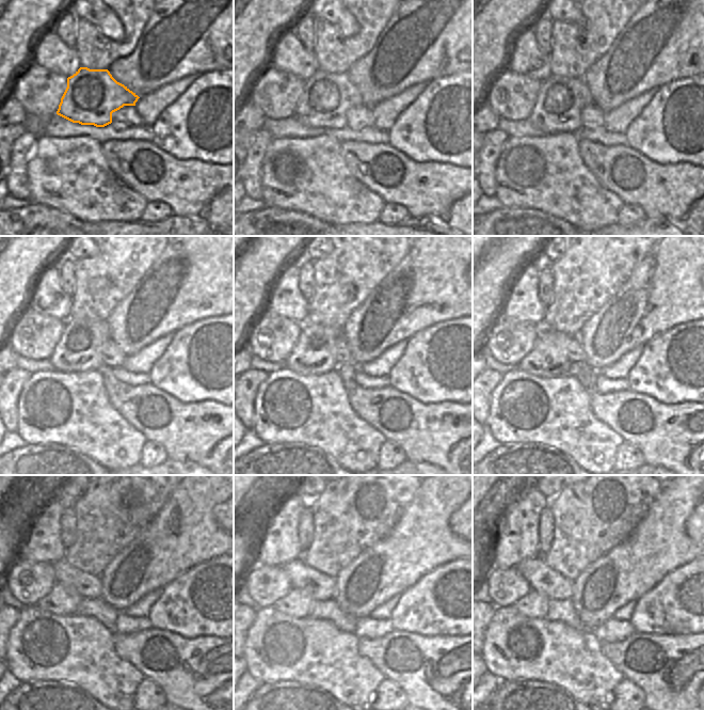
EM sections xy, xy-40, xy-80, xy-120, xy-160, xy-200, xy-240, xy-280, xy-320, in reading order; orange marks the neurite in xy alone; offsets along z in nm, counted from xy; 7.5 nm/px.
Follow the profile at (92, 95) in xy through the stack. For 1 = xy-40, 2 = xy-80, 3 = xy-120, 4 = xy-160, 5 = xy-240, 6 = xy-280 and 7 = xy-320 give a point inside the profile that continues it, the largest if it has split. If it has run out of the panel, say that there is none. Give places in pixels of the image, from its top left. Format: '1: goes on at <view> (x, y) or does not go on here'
1: goes on at xy-40 (326, 97)
2: goes on at xy-80 (560, 101)
3: goes on at xy-120 (78, 350)
4: goes on at xy-160 (312, 354)
5: goes on at xy-240 (62, 600)
6: goes on at xy-280 (297, 604)
7: goes on at xy-320 (534, 604)

